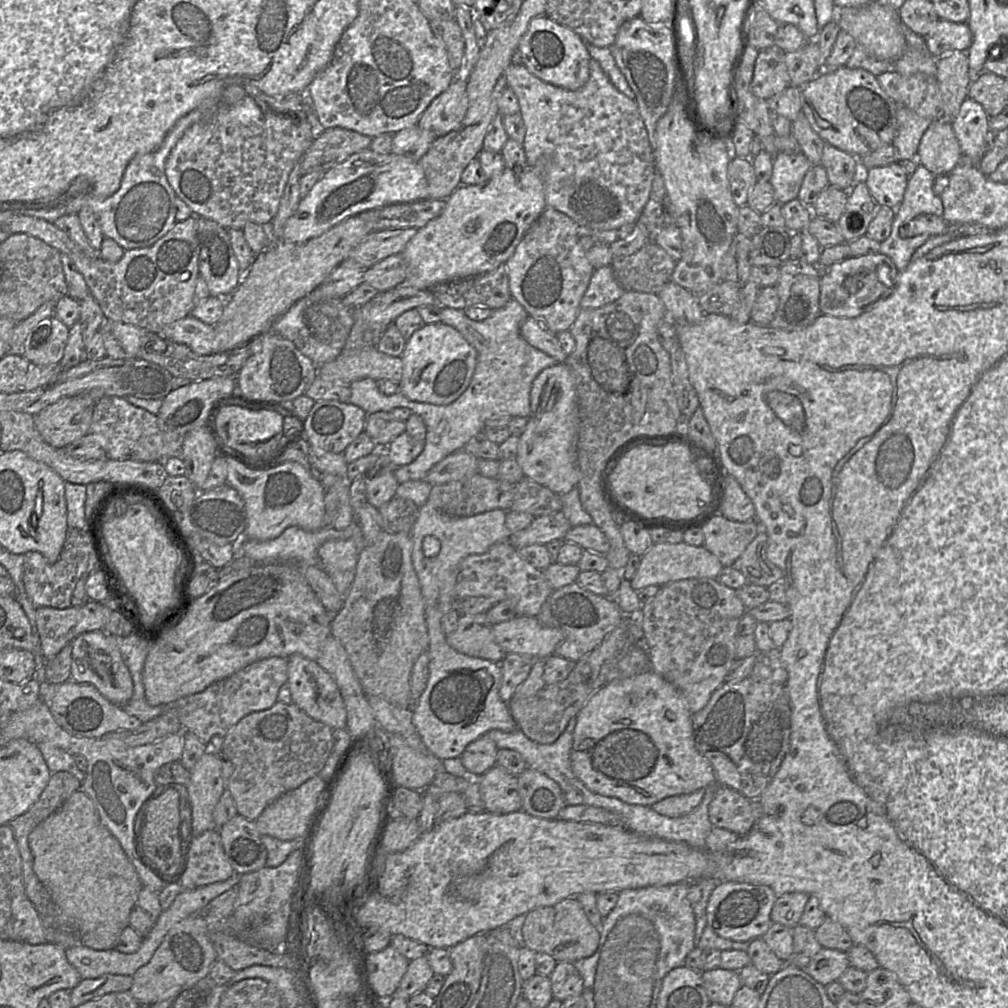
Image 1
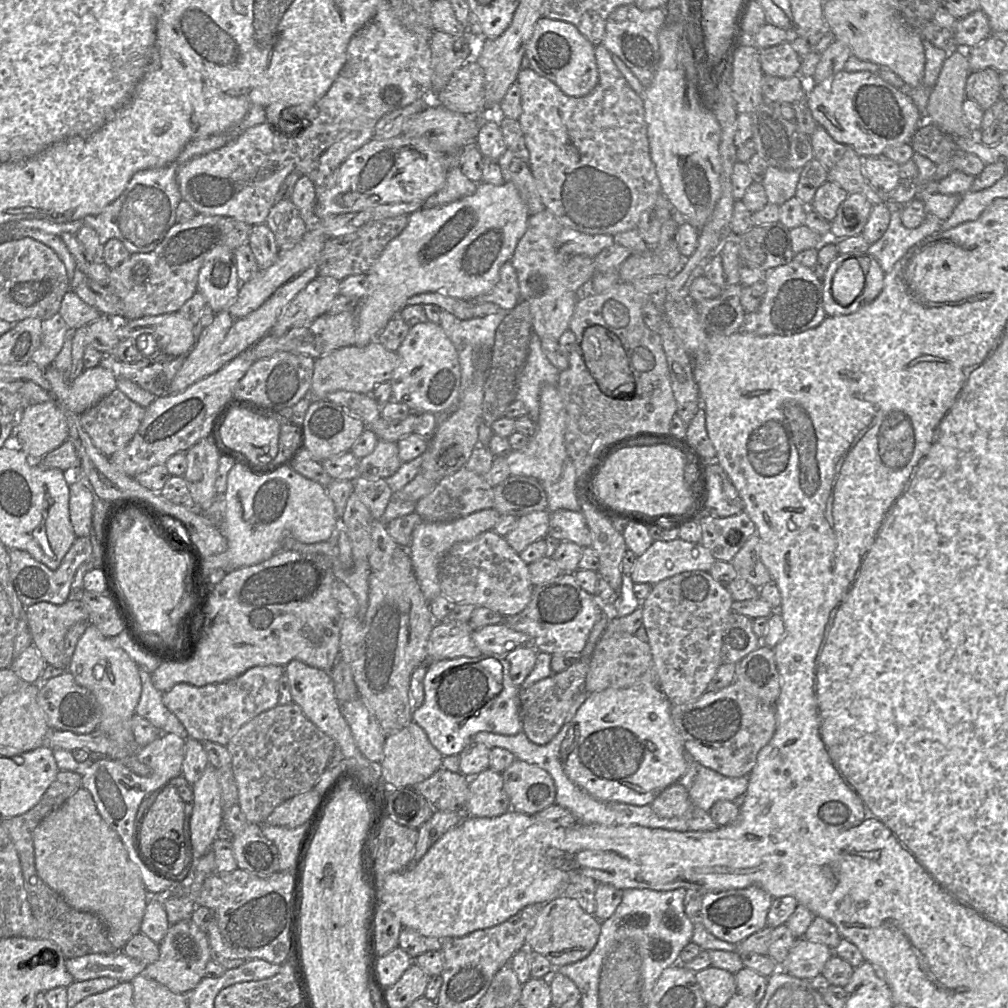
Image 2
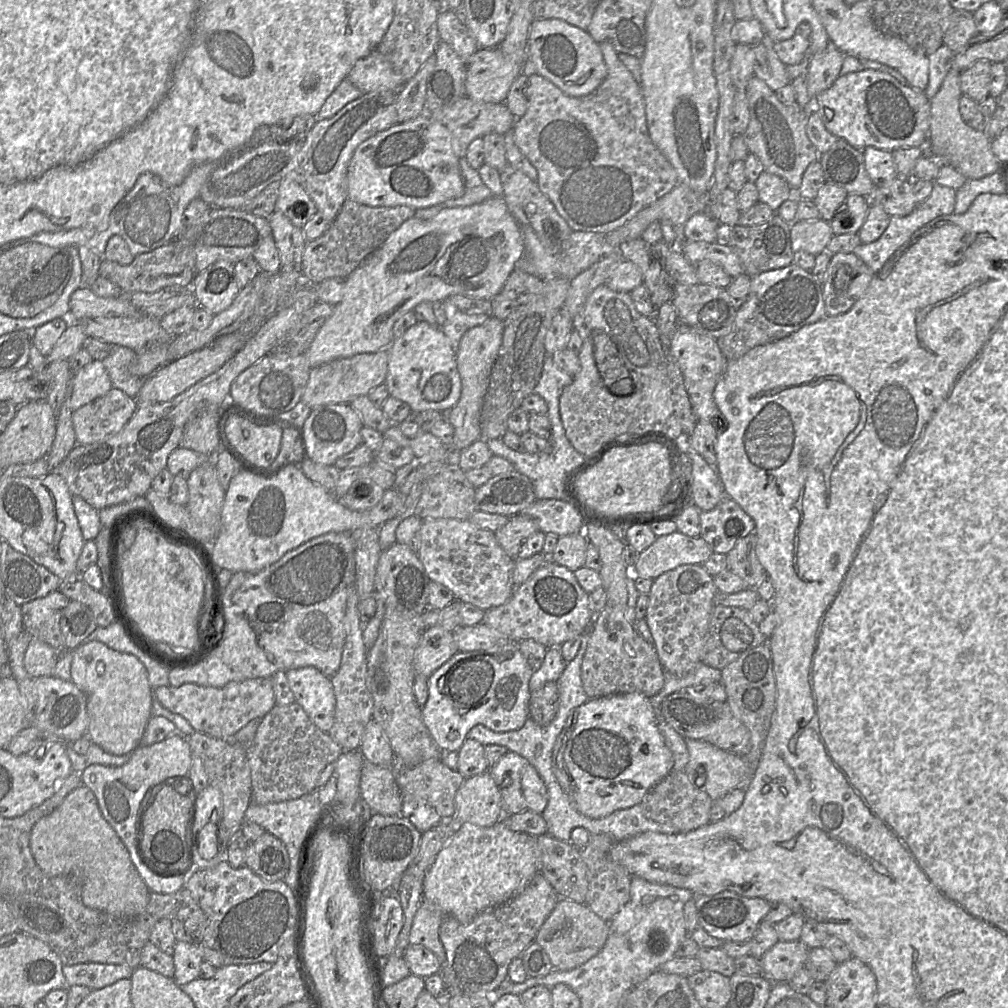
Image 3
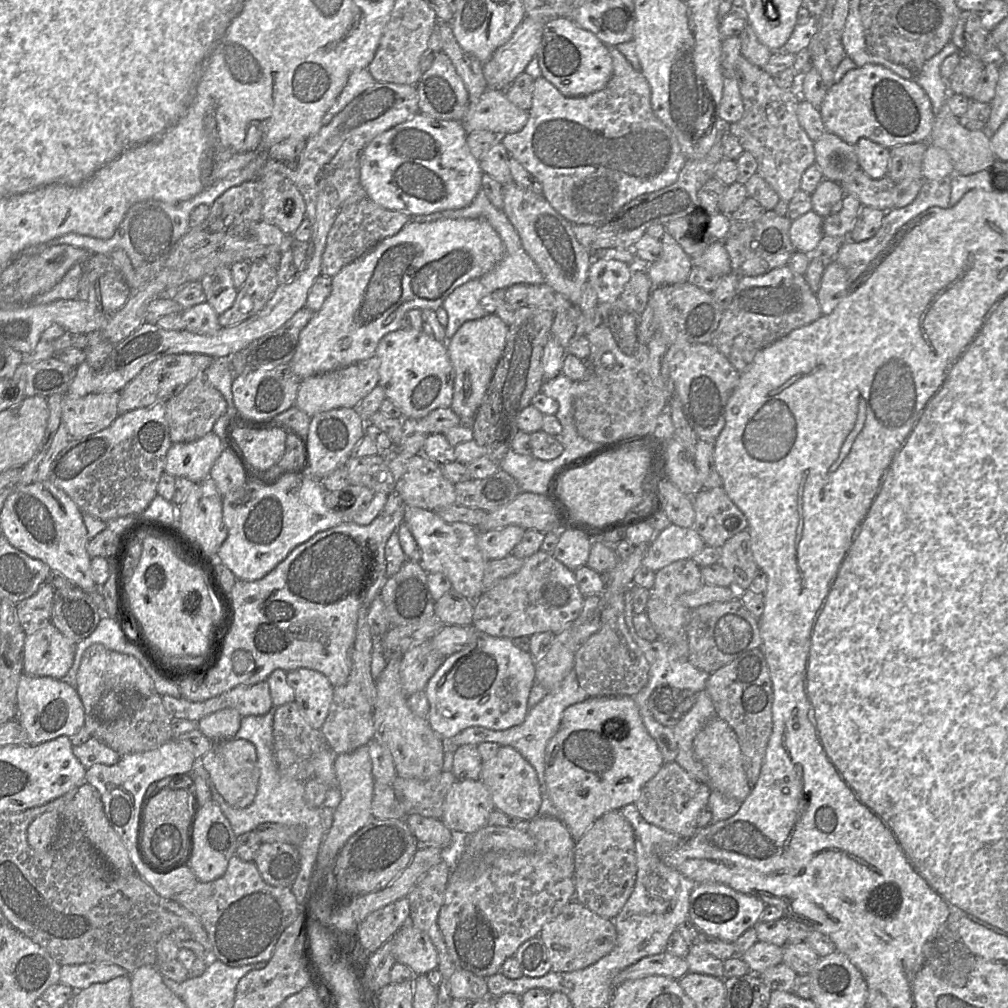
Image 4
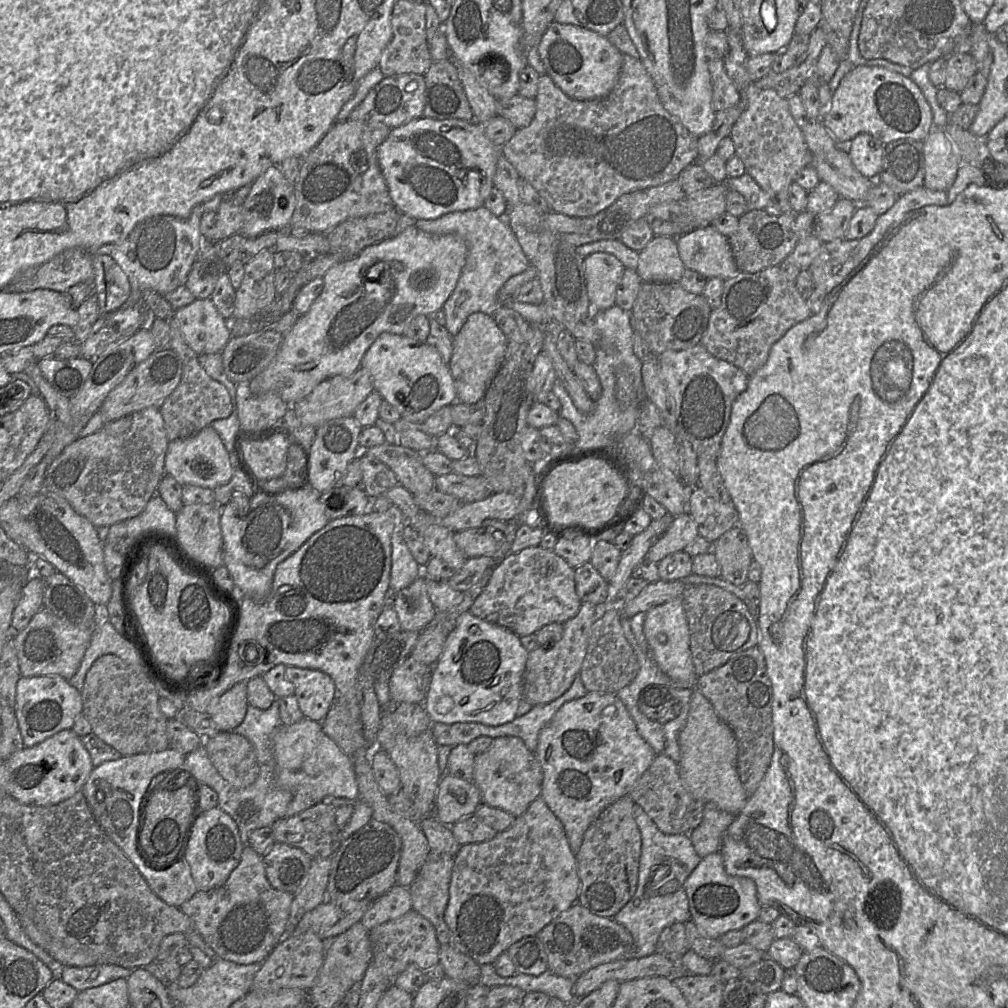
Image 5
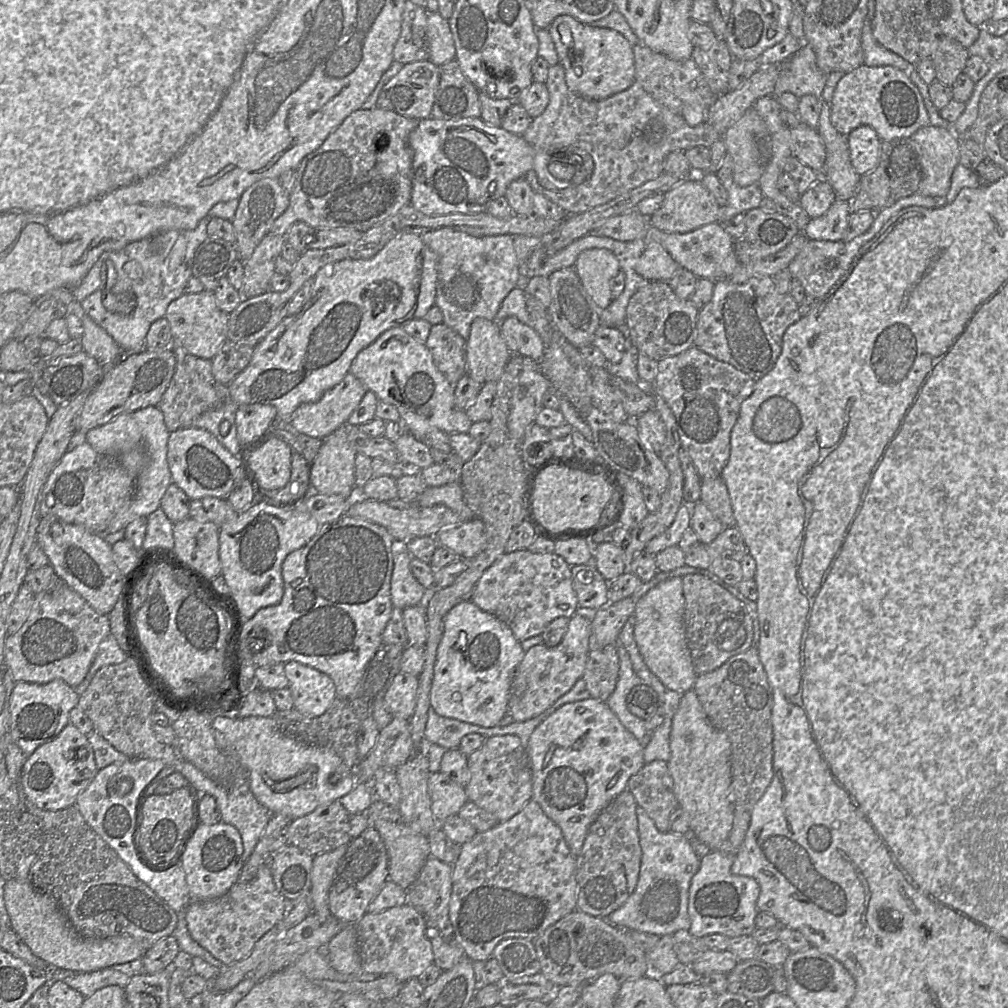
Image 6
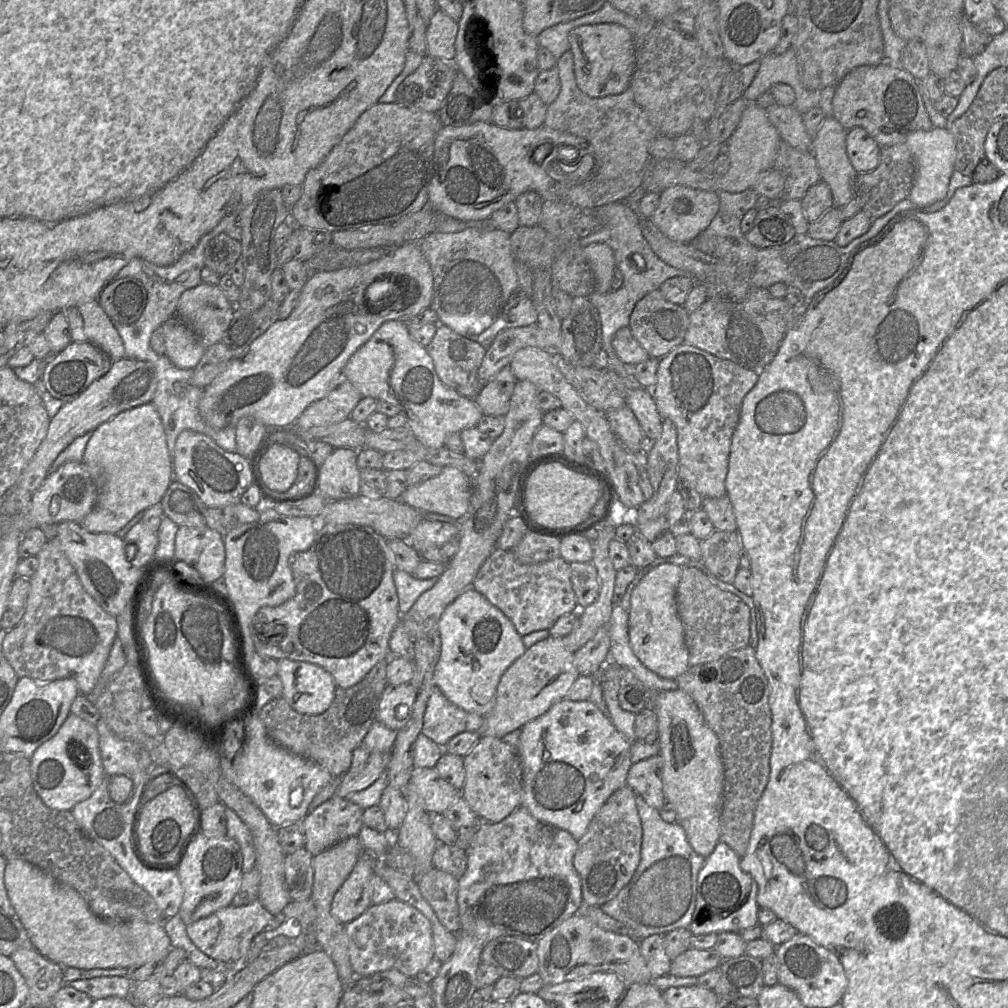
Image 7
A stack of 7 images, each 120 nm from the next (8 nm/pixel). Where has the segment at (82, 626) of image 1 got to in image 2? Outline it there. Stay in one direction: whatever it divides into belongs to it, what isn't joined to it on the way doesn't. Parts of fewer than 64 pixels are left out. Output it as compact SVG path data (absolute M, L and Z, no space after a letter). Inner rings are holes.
M69 598L61 605L49 602L38 602L25 608L28 629L32 637L32 644L36 647L47 665L55 668L67 669L70 658L64 651L64 638L67 630L80 621L89 622L89 613L80 598Z

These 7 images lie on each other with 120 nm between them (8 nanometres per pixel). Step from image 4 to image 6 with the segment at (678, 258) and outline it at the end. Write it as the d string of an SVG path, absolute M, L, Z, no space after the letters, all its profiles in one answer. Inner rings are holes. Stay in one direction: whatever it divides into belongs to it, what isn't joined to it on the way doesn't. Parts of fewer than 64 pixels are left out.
M649 242L640 256L636 271L648 281L669 281L679 269L677 262L658 242Z

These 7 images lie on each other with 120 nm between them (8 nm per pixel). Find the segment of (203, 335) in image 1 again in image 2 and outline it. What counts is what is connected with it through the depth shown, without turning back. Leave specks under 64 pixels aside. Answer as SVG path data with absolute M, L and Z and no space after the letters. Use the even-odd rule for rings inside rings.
M177 312L118 321L119 340L137 339L142 354L160 351L170 356L187 355L198 338L198 324Z

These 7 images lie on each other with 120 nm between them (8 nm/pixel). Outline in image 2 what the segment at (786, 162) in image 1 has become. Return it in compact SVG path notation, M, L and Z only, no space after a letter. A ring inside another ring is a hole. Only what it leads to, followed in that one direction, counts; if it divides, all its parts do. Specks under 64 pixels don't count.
M768 166L761 184L768 202L777 206L795 197L800 170L783 170Z

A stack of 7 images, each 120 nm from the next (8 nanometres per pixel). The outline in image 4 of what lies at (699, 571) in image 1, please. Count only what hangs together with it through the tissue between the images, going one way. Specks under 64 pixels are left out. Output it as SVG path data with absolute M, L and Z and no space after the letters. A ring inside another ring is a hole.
M670 524L655 534L642 560L642 566L657 572L669 564L692 559L706 546L702 537L693 528Z

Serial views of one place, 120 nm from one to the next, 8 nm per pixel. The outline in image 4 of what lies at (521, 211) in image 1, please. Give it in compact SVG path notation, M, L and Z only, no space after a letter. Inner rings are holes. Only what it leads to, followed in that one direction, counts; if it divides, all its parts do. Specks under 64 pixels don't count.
M440 219L428 223L418 223L411 220L397 234L385 238L332 277L331 293L321 309L314 313L308 324L301 330L295 353L288 365L293 374L298 379L303 380L309 376L336 370L374 356L379 341L386 334L401 329L401 321L407 311L411 309L436 311L456 288L490 271L500 261L503 253L504 246L500 236L484 219Z

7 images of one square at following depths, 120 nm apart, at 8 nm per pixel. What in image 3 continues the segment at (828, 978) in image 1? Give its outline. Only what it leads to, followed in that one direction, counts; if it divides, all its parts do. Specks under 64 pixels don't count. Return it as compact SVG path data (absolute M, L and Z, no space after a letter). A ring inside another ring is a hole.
M779 941L760 959L763 976L773 983L787 983L799 970L804 969L809 951L810 949L801 941Z

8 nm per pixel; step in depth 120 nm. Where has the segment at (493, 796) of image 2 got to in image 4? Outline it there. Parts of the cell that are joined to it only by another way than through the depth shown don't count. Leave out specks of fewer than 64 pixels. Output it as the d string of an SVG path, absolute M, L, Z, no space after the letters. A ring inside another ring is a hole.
M481 779L456 780L446 795L441 820L452 832L457 835L460 842L466 842L467 835L470 835L489 824L488 818L493 809L495 808L491 792Z

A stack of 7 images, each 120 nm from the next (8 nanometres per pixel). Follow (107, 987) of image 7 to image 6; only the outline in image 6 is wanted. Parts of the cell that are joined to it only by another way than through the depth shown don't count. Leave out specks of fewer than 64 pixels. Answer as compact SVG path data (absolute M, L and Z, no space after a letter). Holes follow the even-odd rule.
M100 969L67 977L63 981L69 987L77 990L87 998L93 995L97 990L107 986L116 985L125 990L130 978L131 977L112 969Z

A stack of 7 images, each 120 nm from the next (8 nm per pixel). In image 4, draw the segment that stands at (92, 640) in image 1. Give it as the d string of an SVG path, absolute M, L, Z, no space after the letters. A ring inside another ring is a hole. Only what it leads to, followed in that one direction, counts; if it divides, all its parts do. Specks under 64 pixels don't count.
M93 644L84 651L76 680L76 691L85 711L84 726L90 737L97 739L99 725L111 723L123 715L127 701L140 700L156 693L153 681L136 658L111 651L101 644Z

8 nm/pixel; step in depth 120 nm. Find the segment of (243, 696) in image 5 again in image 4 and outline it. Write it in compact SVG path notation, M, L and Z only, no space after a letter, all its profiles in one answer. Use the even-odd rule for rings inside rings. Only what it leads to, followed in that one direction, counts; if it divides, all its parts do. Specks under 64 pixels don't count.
M222 709L201 718L198 730L211 741L232 739L240 728L241 719L236 710Z

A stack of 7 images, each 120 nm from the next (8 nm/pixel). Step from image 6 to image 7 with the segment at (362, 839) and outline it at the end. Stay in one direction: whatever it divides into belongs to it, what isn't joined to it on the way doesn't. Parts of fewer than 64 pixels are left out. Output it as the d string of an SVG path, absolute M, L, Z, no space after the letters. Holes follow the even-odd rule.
M363 854L335 894L331 914L343 925L362 915L372 904L371 880L375 875L371 854Z

